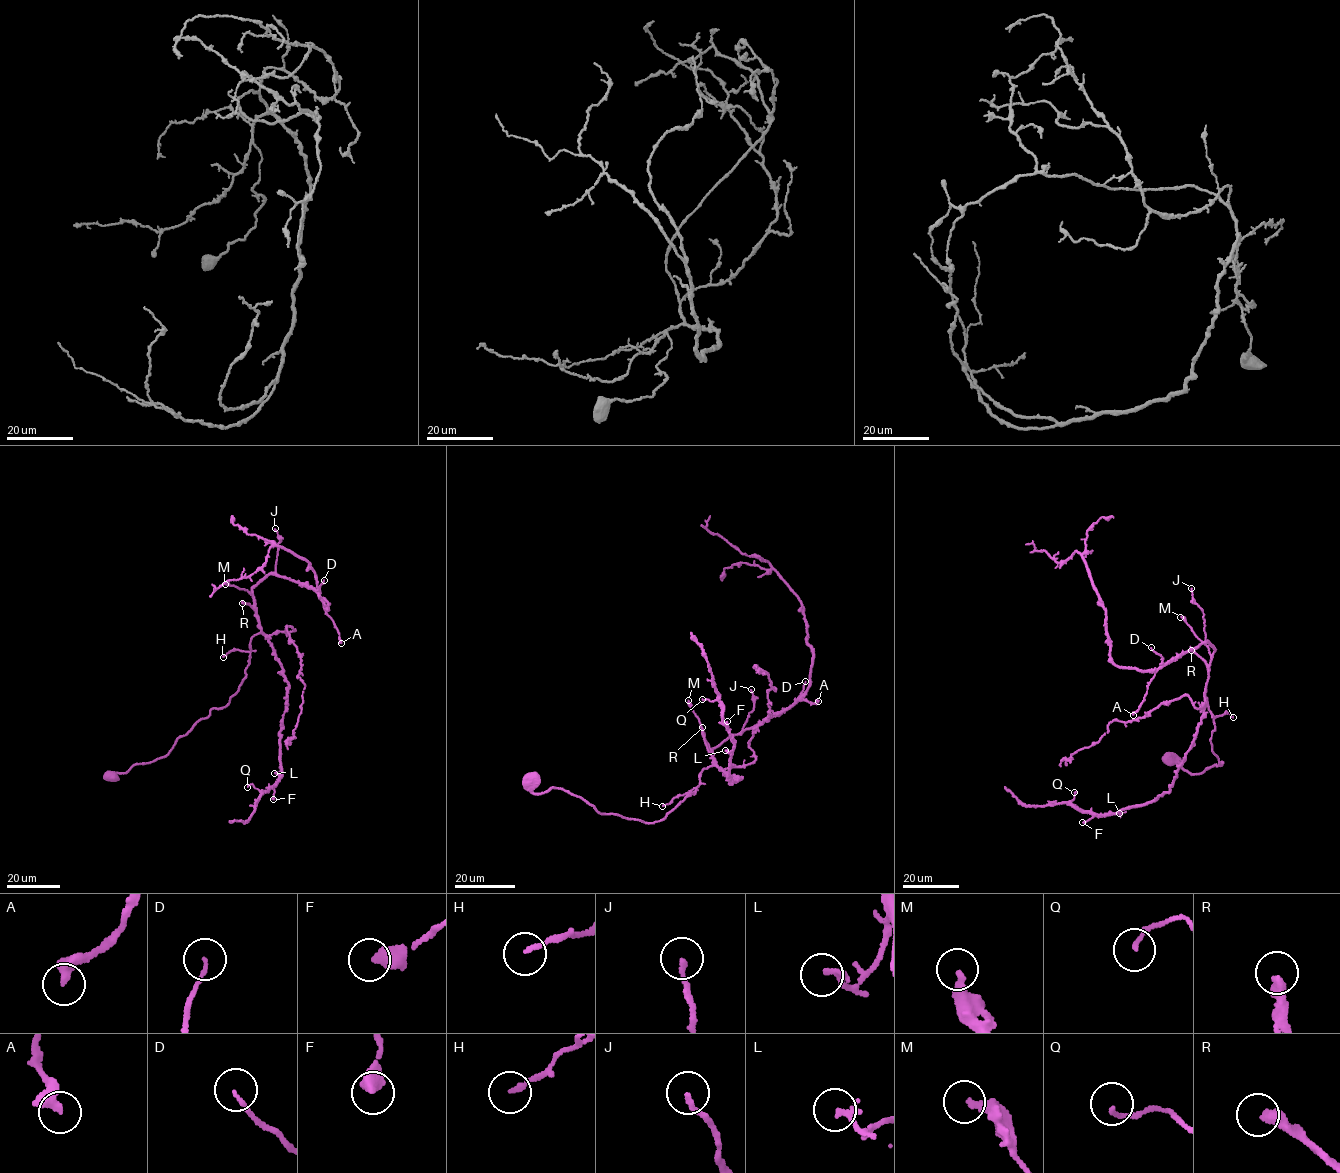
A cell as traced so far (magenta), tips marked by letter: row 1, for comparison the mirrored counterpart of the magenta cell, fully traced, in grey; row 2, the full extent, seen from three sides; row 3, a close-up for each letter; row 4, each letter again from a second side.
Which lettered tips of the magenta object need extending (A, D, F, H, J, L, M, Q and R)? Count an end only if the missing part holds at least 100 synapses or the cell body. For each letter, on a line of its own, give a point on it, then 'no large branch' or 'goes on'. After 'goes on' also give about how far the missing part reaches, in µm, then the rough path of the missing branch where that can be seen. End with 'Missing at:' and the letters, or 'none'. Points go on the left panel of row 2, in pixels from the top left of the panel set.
A: (341, 643) | no large branch
D: (324, 580) | no large branch
F: (273, 799) | no large branch
H: (223, 657) | no large branch
J: (275, 528) | no large branch
L: (274, 773) | no large branch
M: (225, 584) | no large branch
Q: (247, 787) | no large branch
R: (242, 603) | goes on | 120 µm | (242, 603), (234, 611), (239, 618), (300, 619), (304, 637), (299, 679), (287, 717)
Missing at: R

